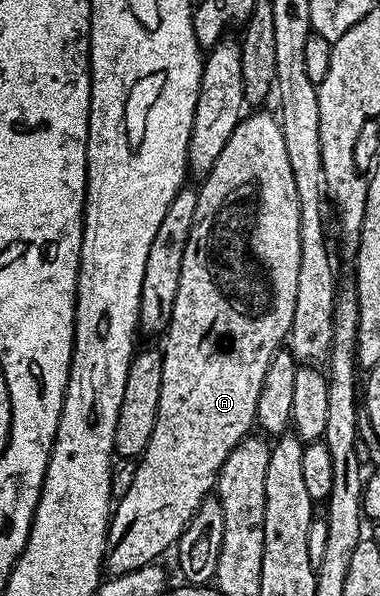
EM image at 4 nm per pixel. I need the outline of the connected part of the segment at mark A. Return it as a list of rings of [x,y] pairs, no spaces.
[[[254,111],[249,114],[253,116],[246,115],[238,122],[235,134],[231,134],[231,138],[227,138],[227,146],[223,146],[223,154],[215,158],[215,166],[211,166],[209,173],[200,181],[195,222],[191,226],[191,238],[187,238],[187,250],[183,250],[183,270],[179,270],[179,294],[175,294],[175,310],[163,336],[163,386],[159,390],[155,430],[151,434],[151,442],[147,442],[147,450],[139,457],[135,482],[131,482],[127,494],[123,494],[116,501],[109,522],[109,541],[105,547],[103,565],[109,576],[122,576],[131,570],[139,570],[143,566],[160,561],[160,556],[176,545],[187,522],[191,522],[195,510],[199,510],[206,496],[216,489],[217,475],[223,462],[227,462],[227,454],[231,454],[238,442],[250,435],[257,419],[257,403],[259,390],[263,390],[263,374],[267,374],[271,358],[276,352],[282,351],[291,330],[291,322],[295,318],[295,290],[299,287],[299,193],[295,191],[295,174],[291,174],[291,161],[287,158],[287,145],[283,143],[280,119],[274,113],[272,116],[265,111]]]

